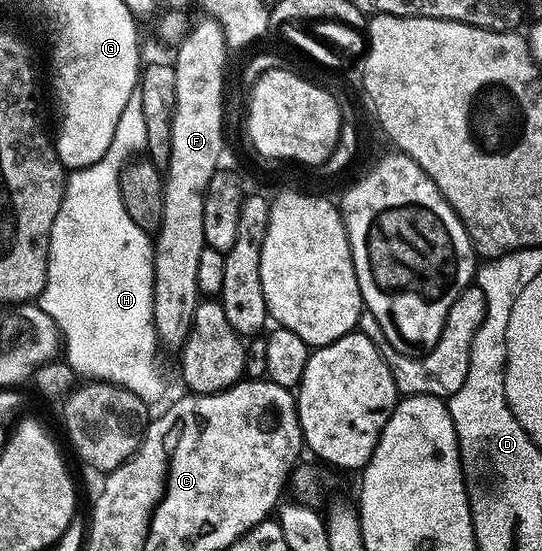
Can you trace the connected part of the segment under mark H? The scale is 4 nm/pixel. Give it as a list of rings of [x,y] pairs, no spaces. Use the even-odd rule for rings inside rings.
[[[137,92],[129,96],[125,112],[121,112],[121,120],[117,120],[117,132],[113,132],[113,144],[109,144],[109,152],[105,152],[97,164],[67,174],[67,187],[57,218],[53,220],[51,243],[47,249],[47,283],[37,299],[37,305],[54,320],[65,347],[65,360],[75,369],[76,375],[83,377],[84,374],[87,380],[124,386],[143,402],[154,404],[163,394],[163,382],[155,371],[155,251],[148,231],[129,220],[119,187],[119,177],[124,167],[147,149],[145,115],[141,109],[141,96]]]

